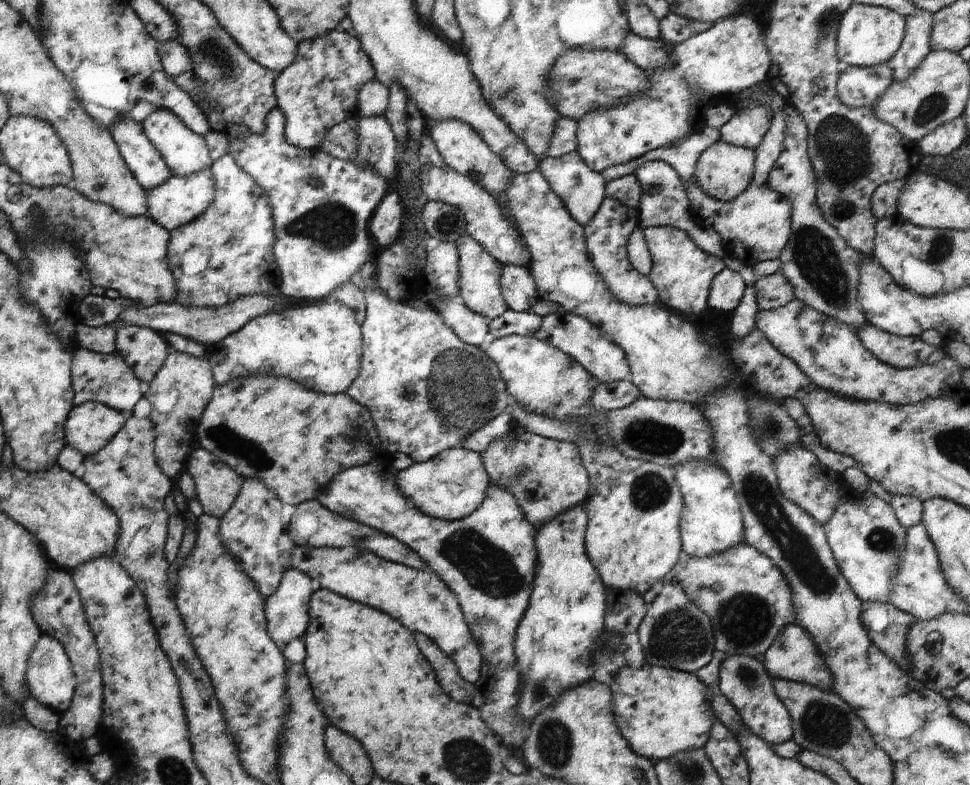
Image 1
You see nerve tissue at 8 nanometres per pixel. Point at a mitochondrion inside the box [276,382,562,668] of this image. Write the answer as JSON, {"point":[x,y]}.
{"point":[489,568]}

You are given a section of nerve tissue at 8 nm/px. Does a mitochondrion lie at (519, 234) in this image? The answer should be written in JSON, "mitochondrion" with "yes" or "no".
{"mitochondrion":"no"}

